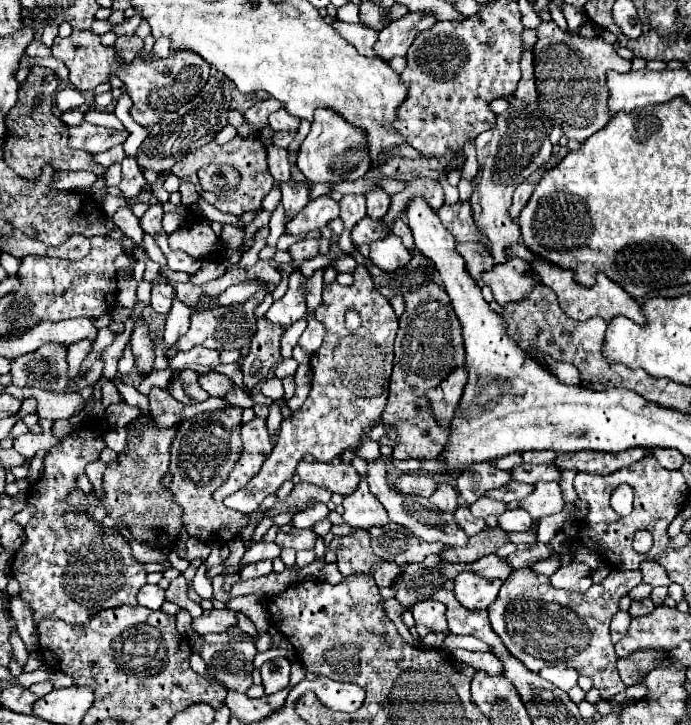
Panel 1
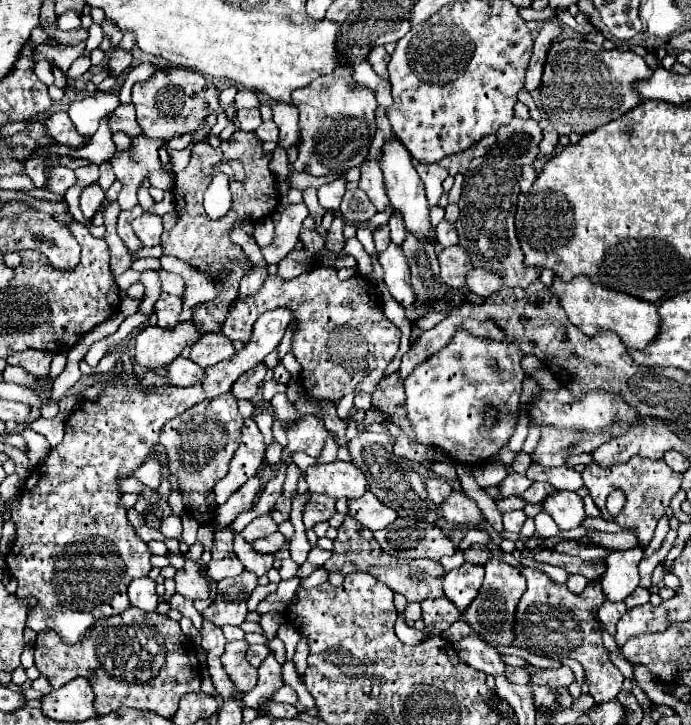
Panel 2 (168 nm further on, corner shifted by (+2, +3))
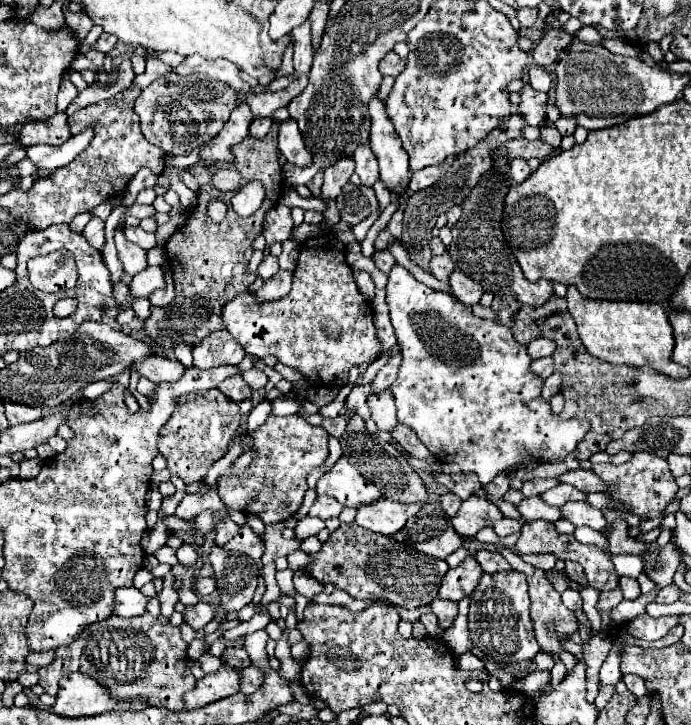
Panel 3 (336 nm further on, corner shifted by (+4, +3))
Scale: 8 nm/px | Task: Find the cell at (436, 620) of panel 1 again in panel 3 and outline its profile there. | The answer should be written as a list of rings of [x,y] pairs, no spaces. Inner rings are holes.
[[[433,600],[431,604],[431,612],[437,616],[439,620],[439,628],[441,630],[447,630],[451,624],[453,624],[453,618],[457,616],[457,604],[451,604],[451,600]]]

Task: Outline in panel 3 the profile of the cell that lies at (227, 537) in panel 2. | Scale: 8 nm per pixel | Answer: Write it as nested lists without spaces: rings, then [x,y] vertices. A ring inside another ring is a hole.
[[[215,544],[211,548],[209,560],[217,578],[219,592],[219,612],[225,616],[227,612],[239,612],[245,604],[253,600],[257,588],[259,566],[249,556],[241,552],[223,550],[223,546]]]

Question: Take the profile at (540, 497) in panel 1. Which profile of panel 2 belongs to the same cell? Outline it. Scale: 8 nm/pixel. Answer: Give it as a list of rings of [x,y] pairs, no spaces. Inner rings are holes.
[[[553,492],[545,498],[543,508],[551,514],[551,518],[557,522],[561,530],[577,528],[587,518],[583,498],[577,492]]]

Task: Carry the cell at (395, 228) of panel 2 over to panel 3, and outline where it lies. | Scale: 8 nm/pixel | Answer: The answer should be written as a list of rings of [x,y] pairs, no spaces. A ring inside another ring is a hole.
[[[397,210],[397,212],[391,216],[389,224],[387,224],[387,232],[389,232],[391,236],[395,236],[397,240],[401,238],[401,220],[403,220],[403,210]]]

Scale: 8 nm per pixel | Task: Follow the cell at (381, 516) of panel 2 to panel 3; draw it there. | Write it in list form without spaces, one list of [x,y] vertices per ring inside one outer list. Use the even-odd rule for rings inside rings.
[[[377,500],[373,504],[363,504],[357,508],[355,524],[359,524],[365,530],[379,532],[383,536],[395,534],[403,524],[407,522],[409,516],[419,512],[419,504],[409,506],[409,504],[399,504],[393,500]]]

